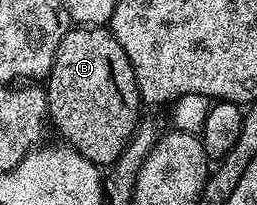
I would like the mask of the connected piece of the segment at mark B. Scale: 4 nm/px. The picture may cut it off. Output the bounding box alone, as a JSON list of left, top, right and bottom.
[44,25,140,168]

